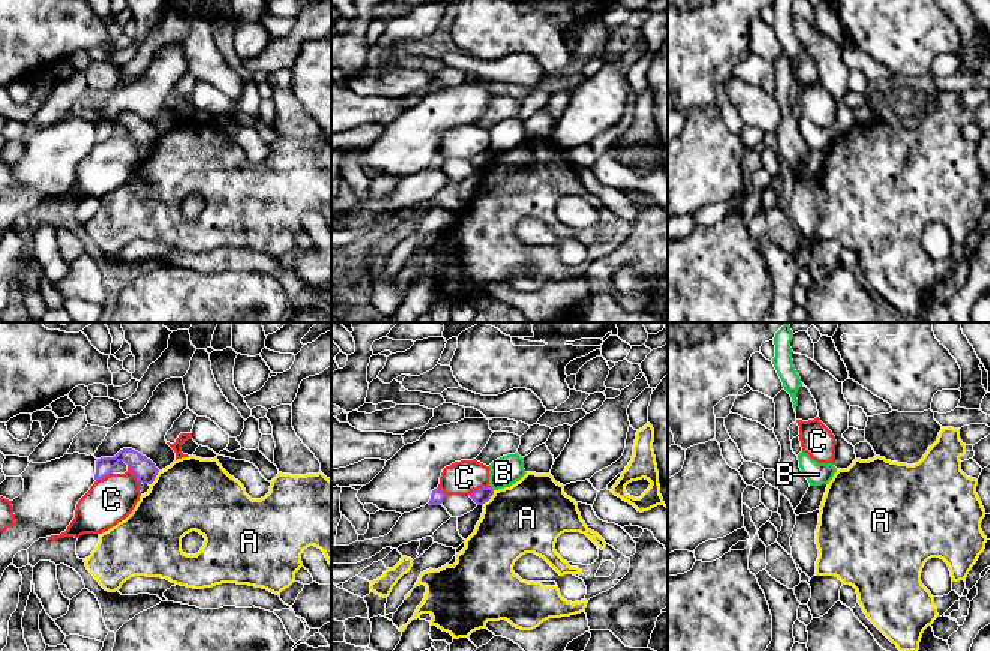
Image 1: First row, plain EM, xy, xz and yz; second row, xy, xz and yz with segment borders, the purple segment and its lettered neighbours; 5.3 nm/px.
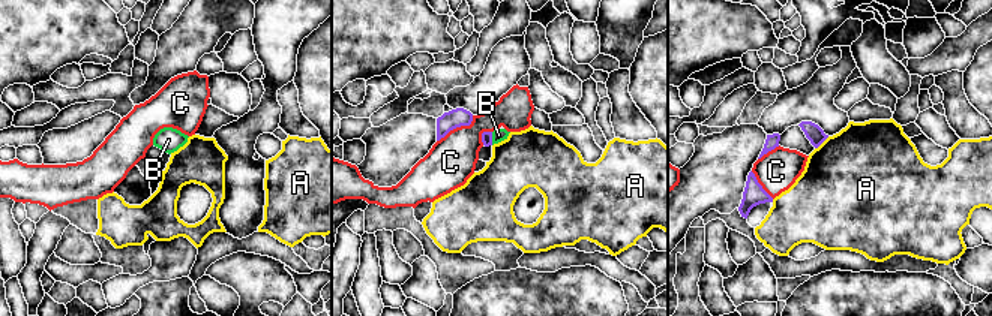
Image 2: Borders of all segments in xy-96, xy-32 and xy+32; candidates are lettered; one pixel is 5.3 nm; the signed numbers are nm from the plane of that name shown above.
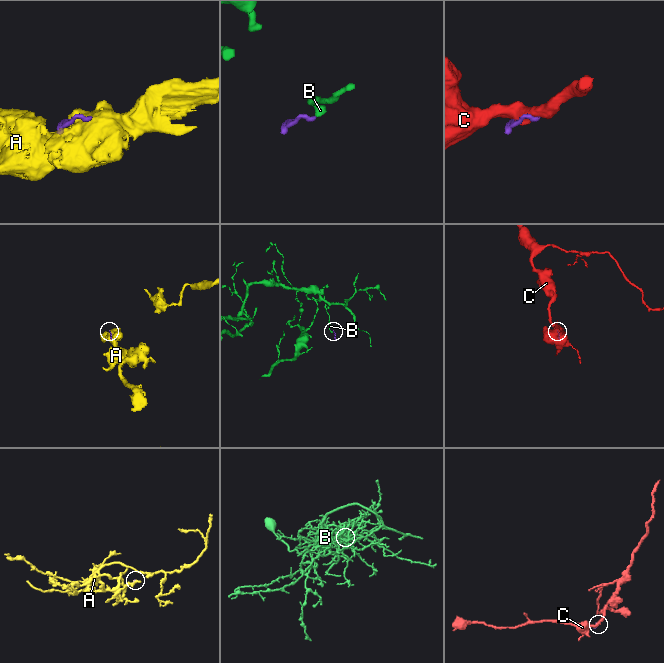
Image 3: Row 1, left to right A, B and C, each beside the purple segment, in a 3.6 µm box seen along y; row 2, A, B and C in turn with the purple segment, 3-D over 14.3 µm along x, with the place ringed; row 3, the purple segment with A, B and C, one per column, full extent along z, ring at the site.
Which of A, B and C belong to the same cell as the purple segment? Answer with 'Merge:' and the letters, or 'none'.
Merge: none

